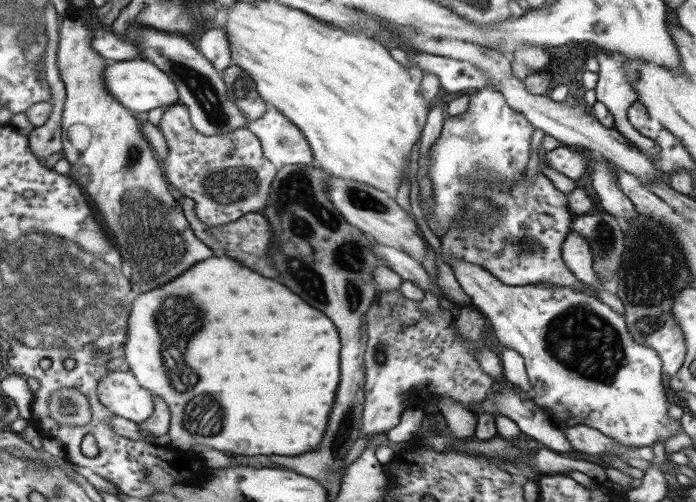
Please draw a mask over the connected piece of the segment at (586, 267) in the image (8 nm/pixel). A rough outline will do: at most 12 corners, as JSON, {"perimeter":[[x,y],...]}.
{"perimeter":[[573,229],[564,239],[562,260],[573,276],[597,282],[592,251]]}

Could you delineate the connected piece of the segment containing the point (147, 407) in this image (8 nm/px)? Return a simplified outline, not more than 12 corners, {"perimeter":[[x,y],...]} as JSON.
{"perimeter":[[107,371],[99,401],[116,416],[142,424],[153,394],[131,371]]}

